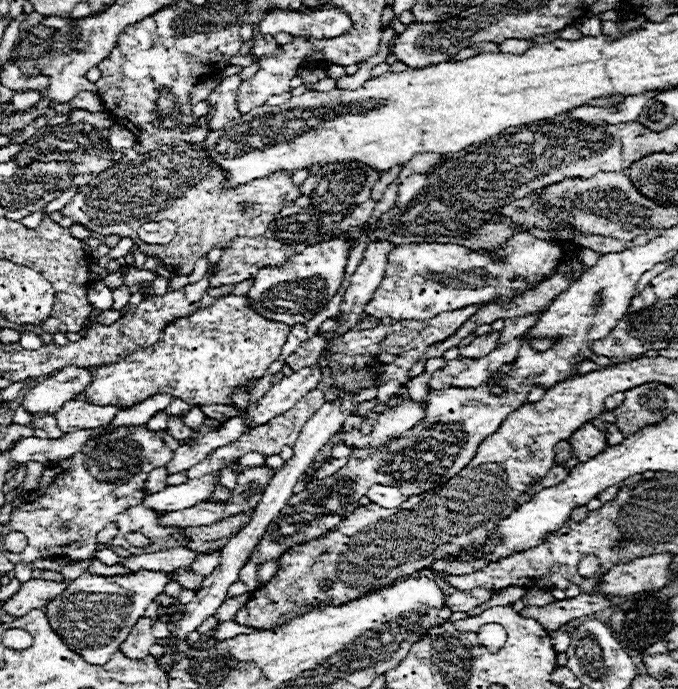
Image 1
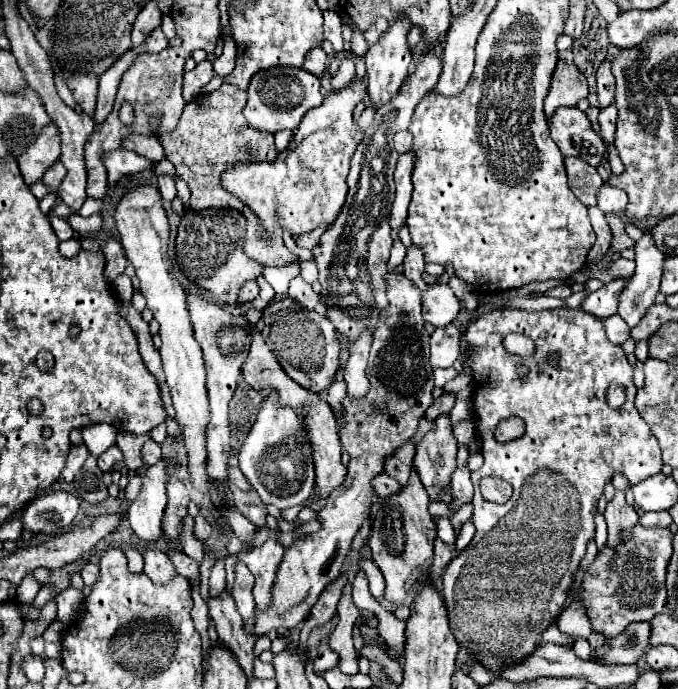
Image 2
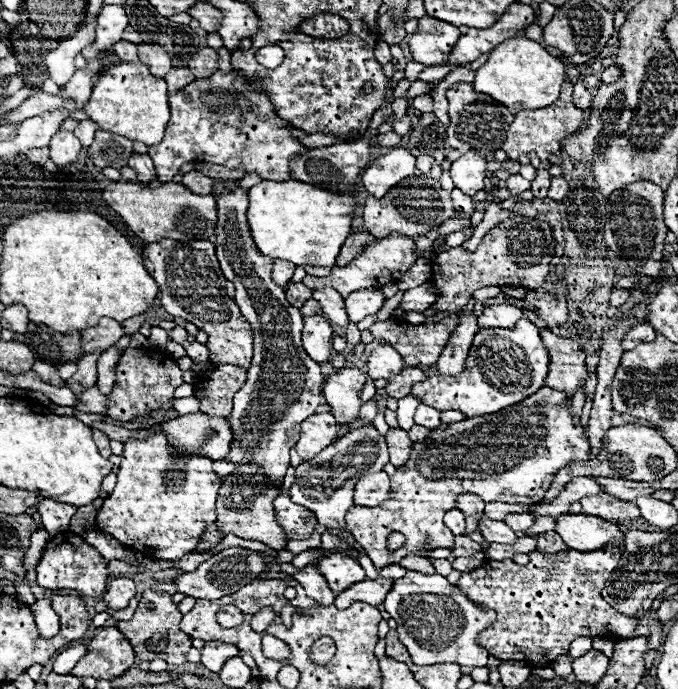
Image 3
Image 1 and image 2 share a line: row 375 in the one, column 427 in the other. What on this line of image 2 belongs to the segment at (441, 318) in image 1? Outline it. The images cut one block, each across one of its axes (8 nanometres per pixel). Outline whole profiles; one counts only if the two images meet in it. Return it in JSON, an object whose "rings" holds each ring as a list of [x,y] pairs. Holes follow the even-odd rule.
{"rings":[[[394,270],[386,274],[386,294],[390,304],[388,310],[380,314],[368,360],[370,392],[360,402],[352,402],[348,396],[342,400],[346,426],[340,432],[340,442],[350,454],[346,480],[328,496],[324,508],[318,512],[322,528],[310,534],[308,542],[300,542],[300,546],[292,546],[284,552],[276,572],[276,588],[272,590],[272,610],[268,610],[268,614],[256,612],[256,634],[296,628],[298,622],[310,614],[320,592],[340,576],[340,566],[352,538],[378,500],[372,480],[384,472],[386,458],[416,434],[420,418],[434,402],[434,376],[428,358],[430,334],[420,314],[420,290],[416,290],[404,274]]]}

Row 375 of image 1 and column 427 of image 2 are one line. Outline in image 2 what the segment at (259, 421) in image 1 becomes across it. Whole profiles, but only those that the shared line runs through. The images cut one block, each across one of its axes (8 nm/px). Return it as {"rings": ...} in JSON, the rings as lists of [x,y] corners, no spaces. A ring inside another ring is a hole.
{"rings":[[[434,284],[422,294],[422,316],[434,328],[448,326],[460,312],[460,302],[448,284]]]}

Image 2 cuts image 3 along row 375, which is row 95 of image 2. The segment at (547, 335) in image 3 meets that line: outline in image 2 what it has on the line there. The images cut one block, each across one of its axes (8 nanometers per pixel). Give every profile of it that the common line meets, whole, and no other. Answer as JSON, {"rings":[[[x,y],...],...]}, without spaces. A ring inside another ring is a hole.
{"rings":[[[560,60],[552,74],[552,86],[544,102],[546,116],[550,116],[560,106],[576,106],[588,94],[586,78],[578,72],[578,68]]]}

